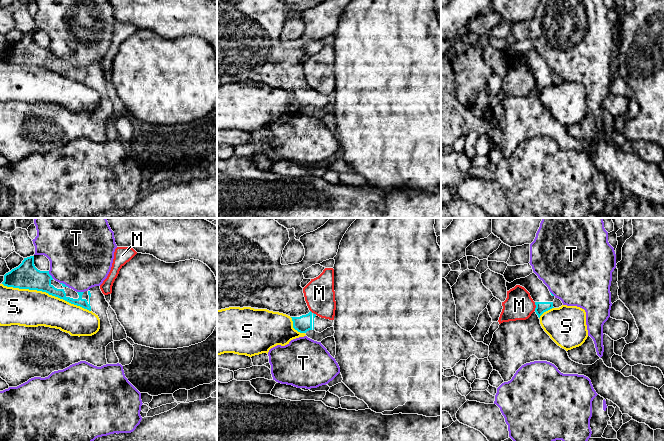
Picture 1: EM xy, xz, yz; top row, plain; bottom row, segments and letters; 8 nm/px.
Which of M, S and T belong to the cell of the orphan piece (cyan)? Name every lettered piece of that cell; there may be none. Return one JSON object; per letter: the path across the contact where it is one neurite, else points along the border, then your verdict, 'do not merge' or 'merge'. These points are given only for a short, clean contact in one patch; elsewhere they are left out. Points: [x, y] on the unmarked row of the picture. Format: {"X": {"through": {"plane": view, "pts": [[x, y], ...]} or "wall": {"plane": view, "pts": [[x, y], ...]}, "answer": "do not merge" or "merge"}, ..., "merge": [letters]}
{"M": {"wall": {"plane": "yz", "pts": [[534, 78], [535, 86]]}, "answer": "do not merge"}, "S": {"answer": "do not merge"}, "T": {"answer": "do not merge"}, "merge": []}

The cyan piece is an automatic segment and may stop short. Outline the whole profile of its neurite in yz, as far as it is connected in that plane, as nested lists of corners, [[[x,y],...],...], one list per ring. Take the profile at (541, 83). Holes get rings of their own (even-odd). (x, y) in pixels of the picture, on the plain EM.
[[[534,48],[511,59],[506,57],[507,67],[516,61],[530,69],[536,84],[526,96],[501,99],[493,110],[488,136],[504,158],[510,157],[526,139],[547,137],[563,150],[588,153],[596,169],[616,180],[622,190],[628,190],[653,206],[664,206],[664,175],[658,165],[642,160],[634,152],[625,153],[607,143],[601,134],[592,141],[572,137],[567,127],[558,122],[540,100],[540,92],[554,84],[555,72]]]

